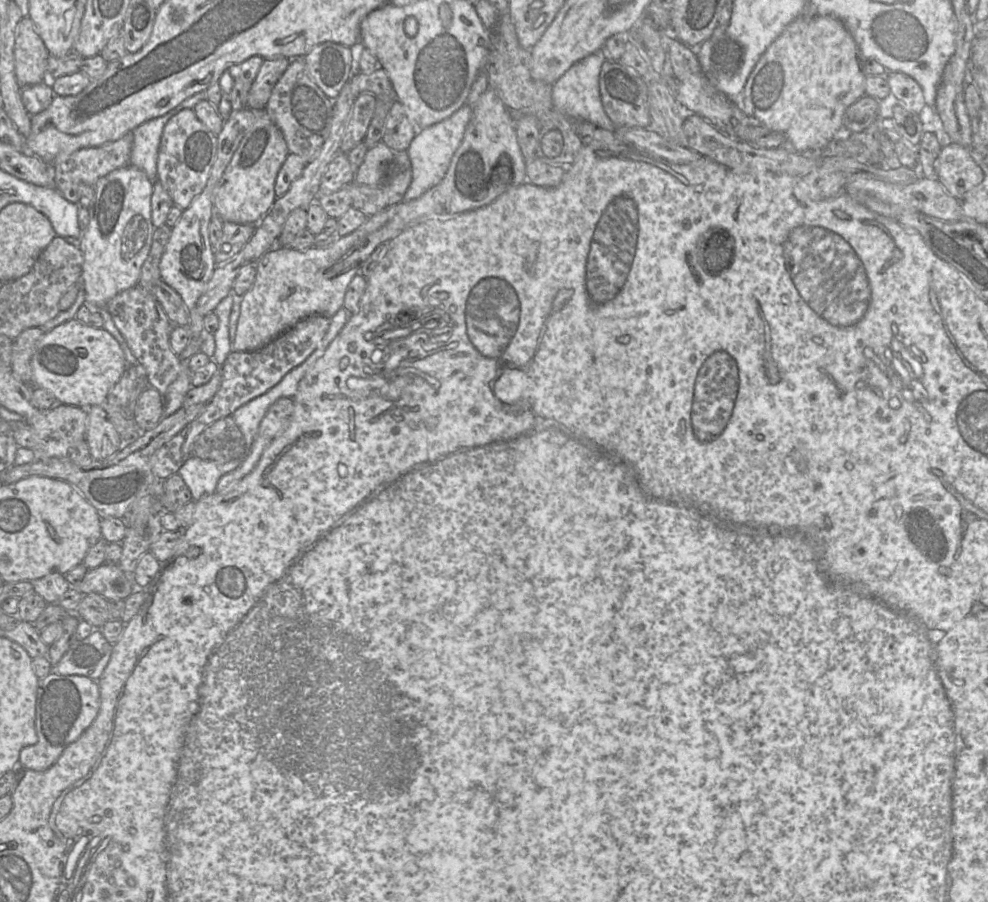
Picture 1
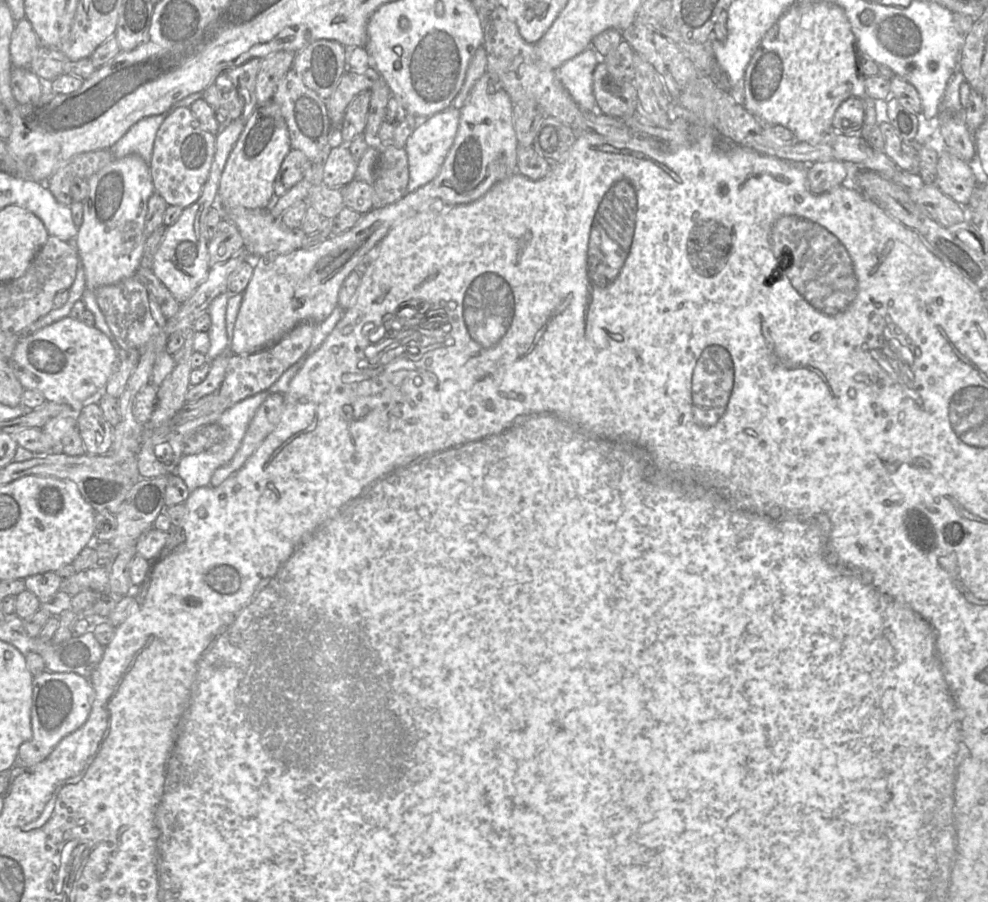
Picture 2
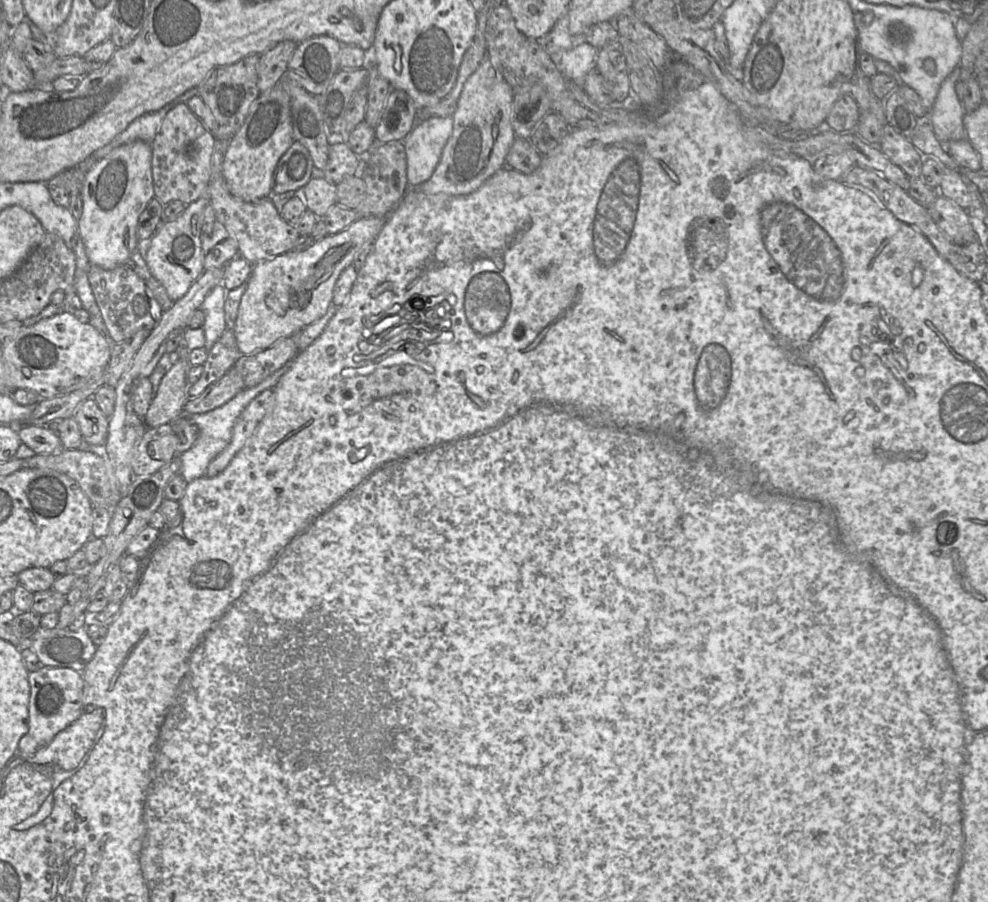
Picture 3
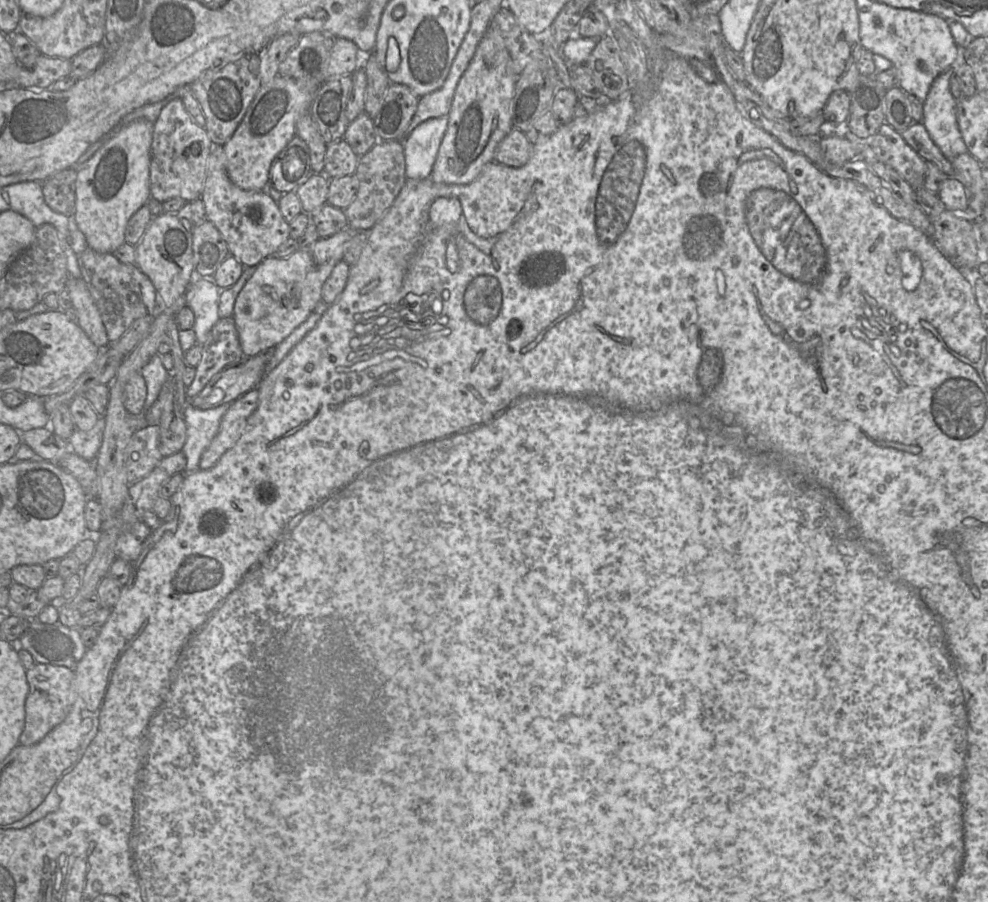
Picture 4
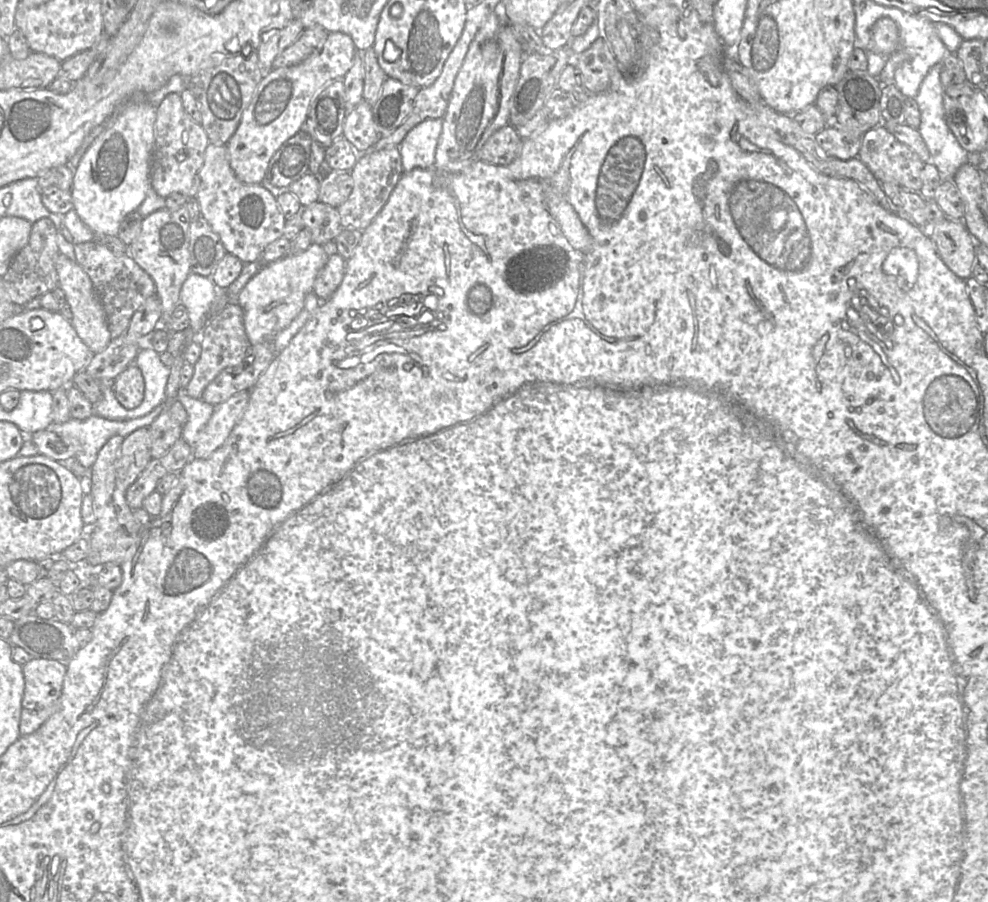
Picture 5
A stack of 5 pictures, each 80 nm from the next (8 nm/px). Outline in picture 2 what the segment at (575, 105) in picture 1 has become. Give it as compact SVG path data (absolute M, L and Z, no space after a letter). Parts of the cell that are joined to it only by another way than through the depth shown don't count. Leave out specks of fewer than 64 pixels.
M588 47L556 70L563 87L585 112L597 111L593 94L593 72L598 63L594 49Z

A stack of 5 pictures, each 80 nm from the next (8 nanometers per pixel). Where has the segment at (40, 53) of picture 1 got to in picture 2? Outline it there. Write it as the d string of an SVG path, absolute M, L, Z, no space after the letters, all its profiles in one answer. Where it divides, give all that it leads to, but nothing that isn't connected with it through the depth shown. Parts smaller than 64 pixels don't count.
M26 18L16 22L10 42L13 67L30 68L33 55L40 45L32 25Z

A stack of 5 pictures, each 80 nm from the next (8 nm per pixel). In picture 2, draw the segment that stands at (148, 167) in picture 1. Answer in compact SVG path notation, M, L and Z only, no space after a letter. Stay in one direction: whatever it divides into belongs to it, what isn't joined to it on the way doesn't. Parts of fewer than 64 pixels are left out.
M197 92L173 104L162 114L149 116L135 123L126 134L109 148L115 159L128 155L139 155L148 165L152 159L156 134L164 122L176 109L190 107L196 100L203 98L203 92Z

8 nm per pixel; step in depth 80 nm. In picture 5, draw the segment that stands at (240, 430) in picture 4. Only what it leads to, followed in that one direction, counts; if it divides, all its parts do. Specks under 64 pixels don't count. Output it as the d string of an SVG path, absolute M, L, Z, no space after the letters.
M241 391L223 403L213 405L213 414L193 446L192 458L207 459L223 445L241 419L249 399L250 391Z

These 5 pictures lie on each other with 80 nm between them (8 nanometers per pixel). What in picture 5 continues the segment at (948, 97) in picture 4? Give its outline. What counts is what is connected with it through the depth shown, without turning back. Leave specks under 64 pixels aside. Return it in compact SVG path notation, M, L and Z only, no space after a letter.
M938 63L928 71L914 99L920 111L920 125L918 131L929 150L930 162L937 167L942 181L945 181L953 180L957 170L968 162L969 153L962 148L945 121L943 106L944 87L940 81L940 73L943 68L944 65Z

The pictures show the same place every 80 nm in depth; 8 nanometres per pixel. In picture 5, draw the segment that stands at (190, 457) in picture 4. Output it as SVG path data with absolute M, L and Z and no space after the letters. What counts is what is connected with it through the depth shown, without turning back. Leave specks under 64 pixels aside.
M181 386L176 400L183 404L188 415L181 437L193 449L199 433L213 414L214 406L204 402L200 398L190 397L186 392L181 391Z

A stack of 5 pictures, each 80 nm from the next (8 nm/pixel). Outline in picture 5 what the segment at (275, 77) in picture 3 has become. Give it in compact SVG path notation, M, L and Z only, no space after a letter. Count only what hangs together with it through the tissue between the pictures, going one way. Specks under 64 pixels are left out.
M291 22L282 29L263 33L263 40L257 50L263 76L272 70L273 61L298 39L304 29L301 22Z

